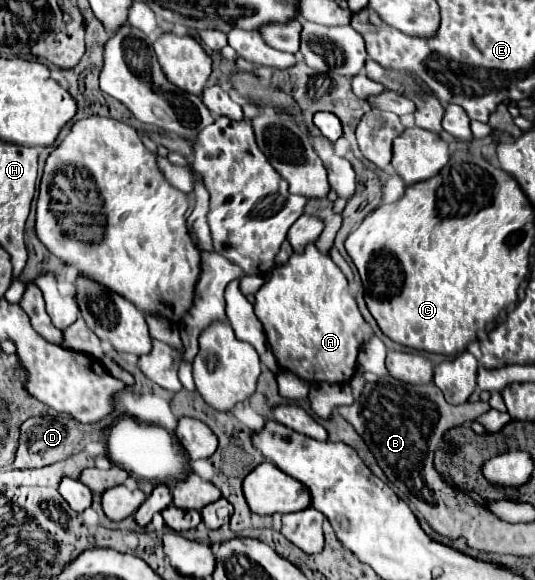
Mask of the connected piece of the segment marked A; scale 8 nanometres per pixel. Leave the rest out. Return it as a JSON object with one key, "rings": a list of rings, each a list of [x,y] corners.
{"rings":[[[313,243],[307,245],[305,253],[293,253],[289,261],[277,267],[271,279],[263,283],[263,287],[255,293],[255,315],[263,325],[265,339],[271,345],[279,367],[285,371],[291,371],[307,383],[347,383],[355,375],[357,355],[365,341],[365,321],[341,269],[331,261],[331,257],[323,257]]]}

